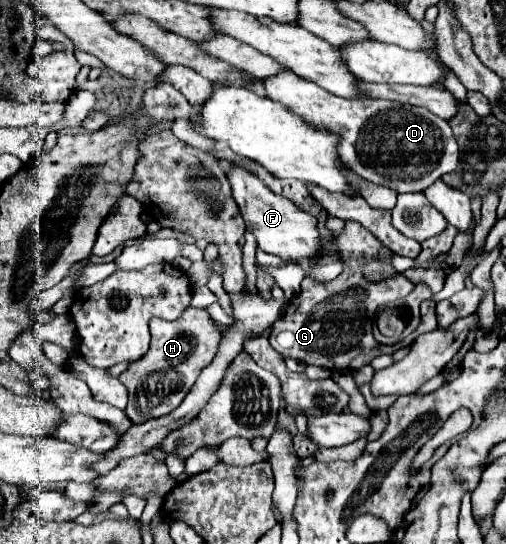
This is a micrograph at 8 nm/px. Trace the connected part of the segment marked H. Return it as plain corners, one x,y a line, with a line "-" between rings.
189,307
177,321
163,321
159,317
151,319
149,331
149,353
141,361
131,363
127,371
119,375
119,381
123,381
123,385
129,389
125,415
131,419
131,423
143,423
151,417
171,413
171,409
175,409
191,391
201,369
205,369
213,361
219,341
223,337
223,331
215,325
209,313
195,307

